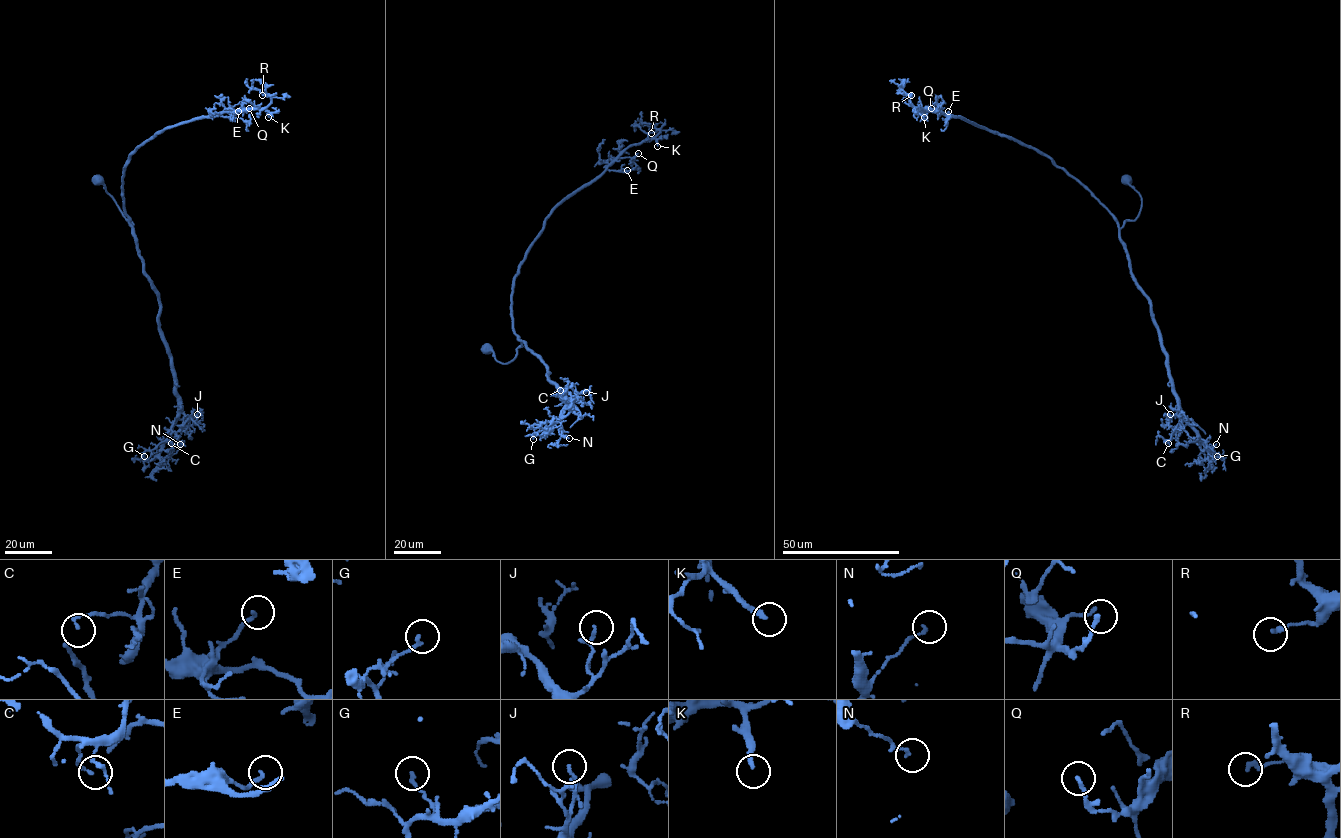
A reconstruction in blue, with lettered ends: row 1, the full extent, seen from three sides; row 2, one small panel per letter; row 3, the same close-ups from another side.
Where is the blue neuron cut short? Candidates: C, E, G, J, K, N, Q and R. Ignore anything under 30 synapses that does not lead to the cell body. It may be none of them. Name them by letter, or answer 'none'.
K

